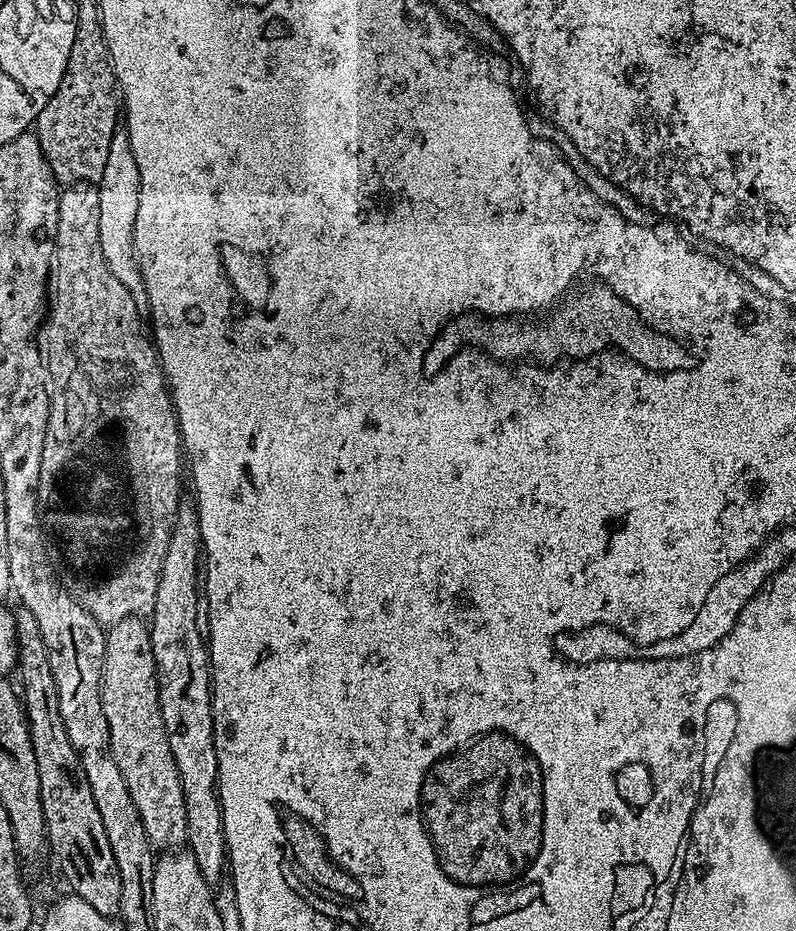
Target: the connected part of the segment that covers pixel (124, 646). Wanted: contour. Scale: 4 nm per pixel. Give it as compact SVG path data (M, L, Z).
M127 616L105 631L100 701L102 714L106 714L106 726L110 726L114 762L118 762L118 770L122 770L122 778L126 778L126 790L130 790L130 798L134 798L134 806L138 806L138 818L142 818L142 826L146 826L146 838L150 838L153 849L180 850L188 842L186 798L182 794L178 766L174 766L174 754L170 754L170 738L166 738L166 726L162 722L154 646L148 630L149 625L141 617Z

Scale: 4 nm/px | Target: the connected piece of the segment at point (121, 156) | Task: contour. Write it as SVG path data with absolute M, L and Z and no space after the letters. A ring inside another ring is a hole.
M118 126L110 142L105 169L102 178L96 182L99 189L98 232L103 257L118 282L121 282L135 300L135 305L142 318L149 317L149 298L145 284L141 281L140 268L136 264L133 250L134 221L138 214L138 190L141 186L141 175L138 174L137 162L130 148L127 127Z

